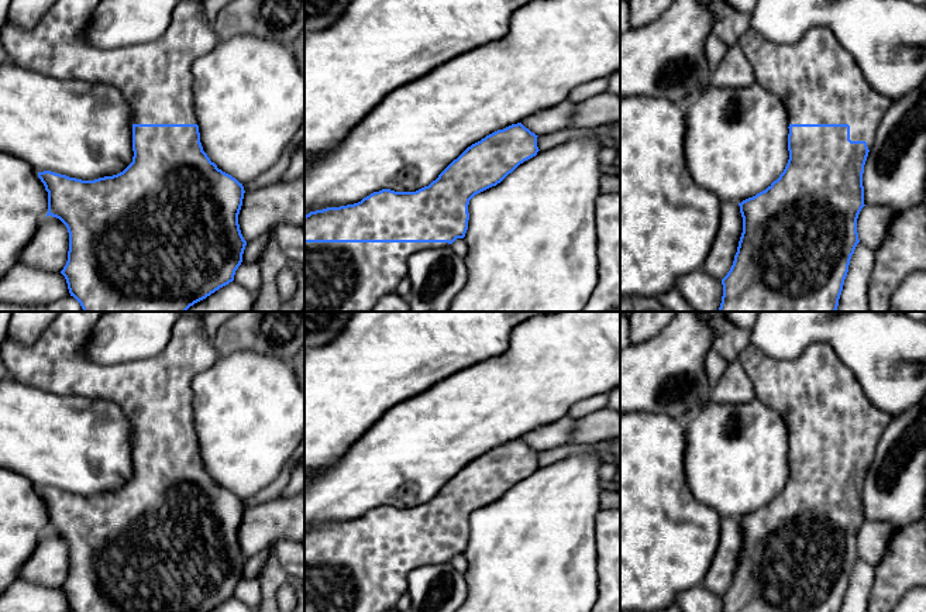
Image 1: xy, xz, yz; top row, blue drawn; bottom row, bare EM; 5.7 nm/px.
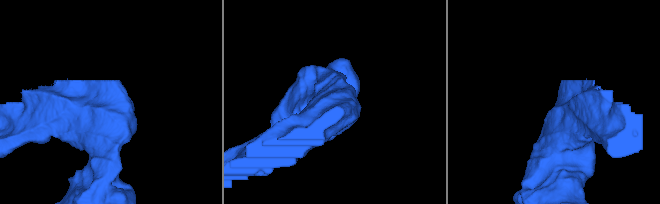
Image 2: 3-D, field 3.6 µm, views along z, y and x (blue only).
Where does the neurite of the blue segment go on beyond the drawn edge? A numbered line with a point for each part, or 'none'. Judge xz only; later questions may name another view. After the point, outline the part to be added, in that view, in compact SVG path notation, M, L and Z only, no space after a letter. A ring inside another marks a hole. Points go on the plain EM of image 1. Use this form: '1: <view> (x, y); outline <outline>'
1: xz (330, 584); outline M304 558L304 612L385 612L407 594L409 574L448 558Z

